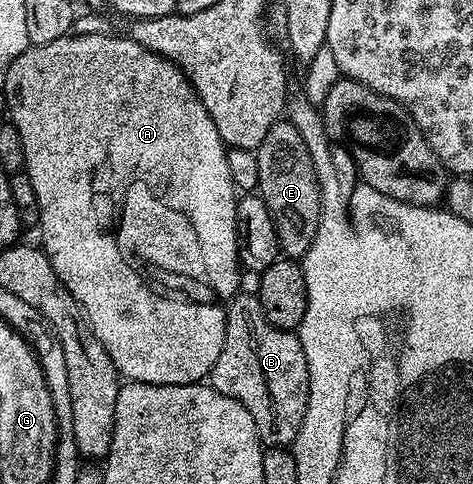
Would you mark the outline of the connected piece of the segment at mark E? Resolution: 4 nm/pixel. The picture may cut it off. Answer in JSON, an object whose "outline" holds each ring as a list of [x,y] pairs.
{"outline":[[[279,120],[272,124],[272,128],[268,128],[268,136],[264,136],[256,153],[260,170],[256,193],[259,198],[264,200],[268,212],[272,216],[272,224],[276,224],[278,249],[285,257],[300,260],[308,252],[322,219],[322,189],[314,171],[312,156],[304,144],[304,136],[300,136],[298,129],[289,120]]]}

